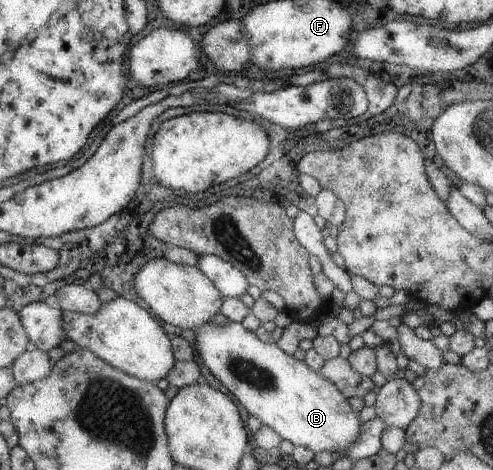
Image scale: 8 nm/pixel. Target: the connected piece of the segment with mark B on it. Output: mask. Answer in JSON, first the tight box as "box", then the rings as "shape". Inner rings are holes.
{"box":[193,320,362,454],"shape":[[[211,320],[195,327],[193,332],[197,352],[209,372],[227,388],[227,392],[249,415],[271,427],[282,439],[294,446],[309,448],[314,454],[321,451],[342,451],[356,439],[362,423],[357,413],[349,408],[347,399],[342,398],[334,384],[313,372],[304,361],[298,361],[293,355],[283,352],[274,342],[261,342],[255,332],[246,329],[241,323],[228,321],[220,326]]]}

